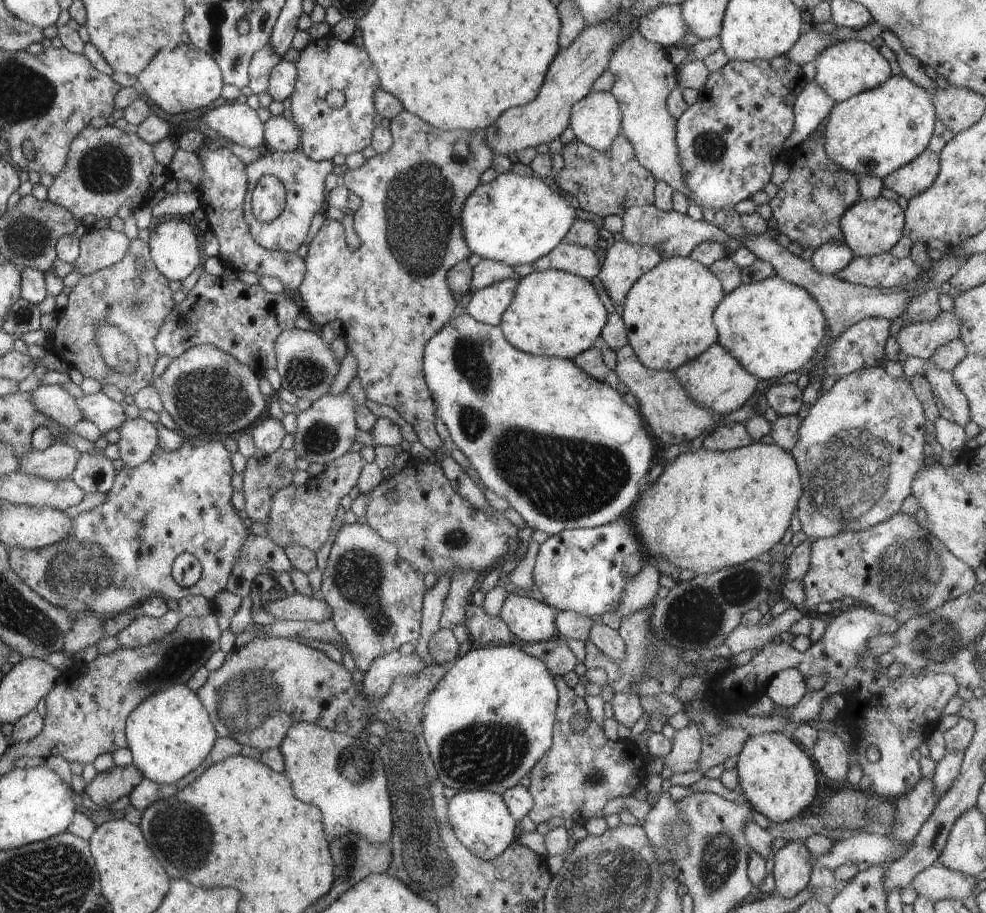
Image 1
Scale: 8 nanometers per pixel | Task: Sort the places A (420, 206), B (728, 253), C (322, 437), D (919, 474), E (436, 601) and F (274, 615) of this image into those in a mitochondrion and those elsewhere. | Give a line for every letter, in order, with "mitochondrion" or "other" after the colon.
A: mitochondrion
B: other
C: mitochondrion
D: other
E: other
F: other

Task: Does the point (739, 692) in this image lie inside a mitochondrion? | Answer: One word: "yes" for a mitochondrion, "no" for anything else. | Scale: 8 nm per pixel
no

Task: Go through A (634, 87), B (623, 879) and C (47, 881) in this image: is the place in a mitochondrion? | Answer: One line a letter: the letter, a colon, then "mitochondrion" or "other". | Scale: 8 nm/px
A: mitochondrion
B: mitochondrion
C: mitochondrion

